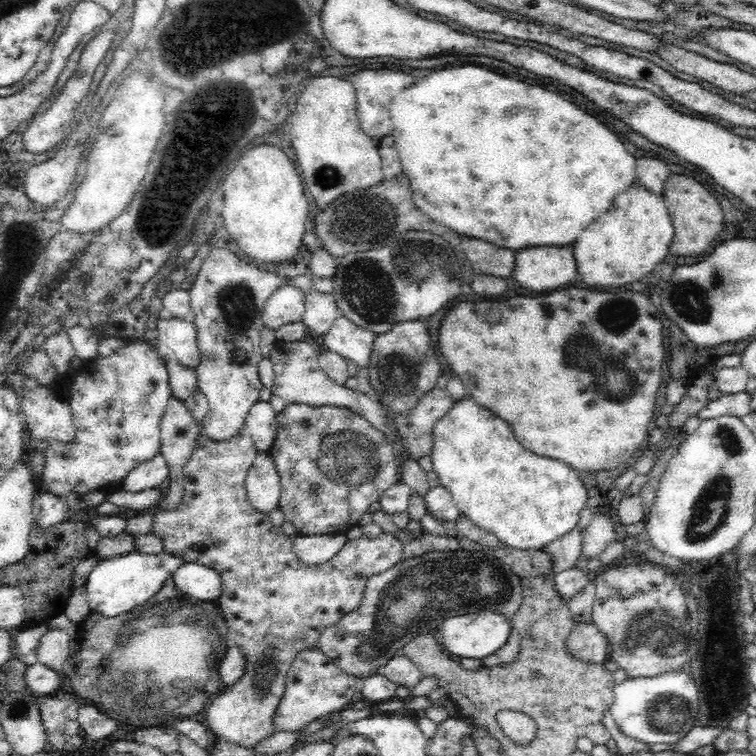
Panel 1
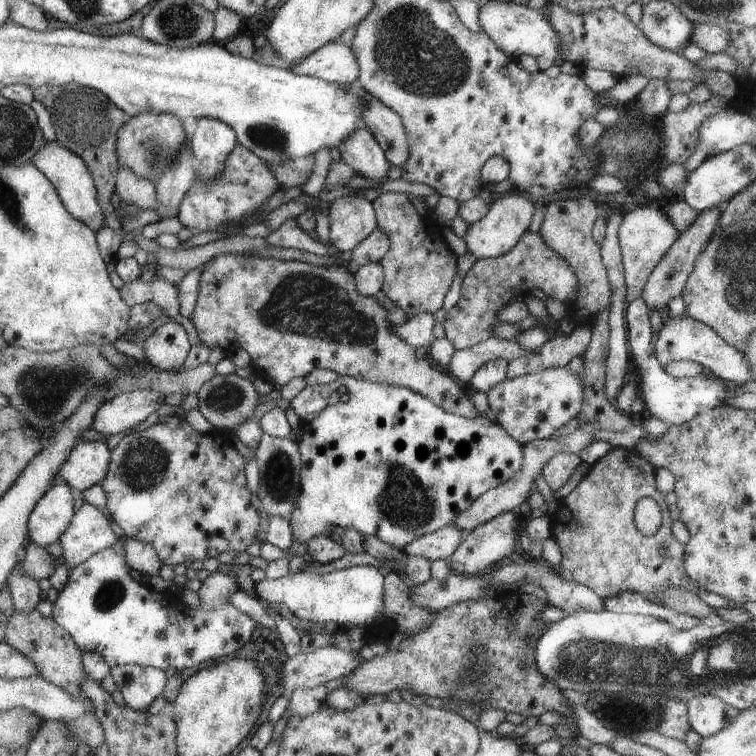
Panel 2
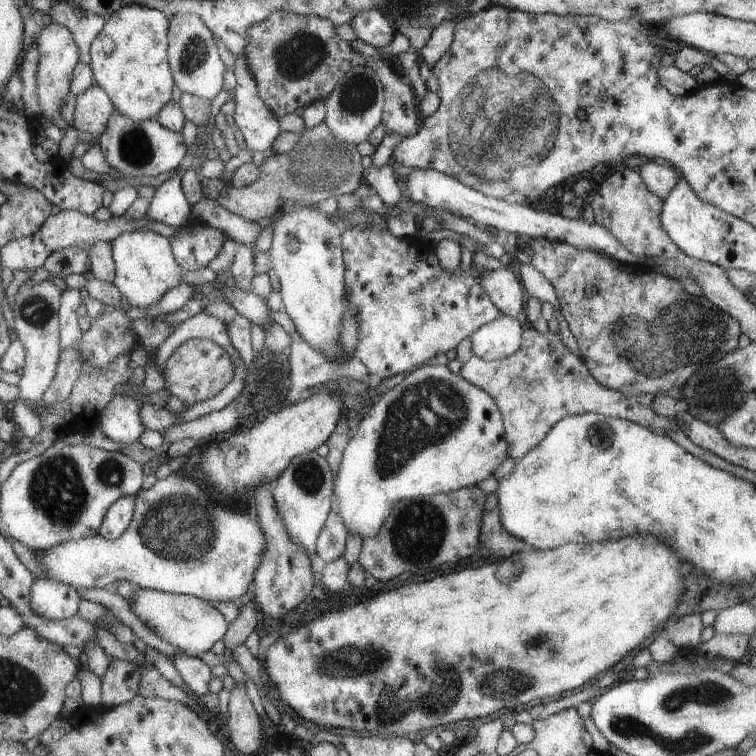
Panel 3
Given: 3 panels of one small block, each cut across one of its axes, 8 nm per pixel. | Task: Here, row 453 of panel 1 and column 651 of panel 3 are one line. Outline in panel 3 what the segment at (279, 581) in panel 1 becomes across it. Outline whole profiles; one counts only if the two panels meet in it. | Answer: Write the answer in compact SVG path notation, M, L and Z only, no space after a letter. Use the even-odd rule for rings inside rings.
M623 166L610 174L594 192L592 208L595 222L608 228L628 252L639 257L676 259L682 253L663 228L663 200L647 187L639 169Z

